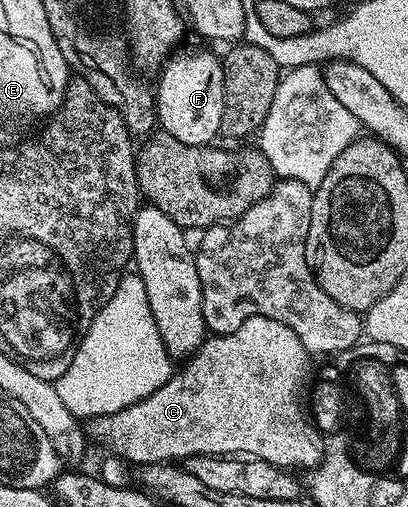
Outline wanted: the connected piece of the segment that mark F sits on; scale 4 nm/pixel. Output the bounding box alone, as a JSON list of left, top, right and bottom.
[155,52,225,144]

